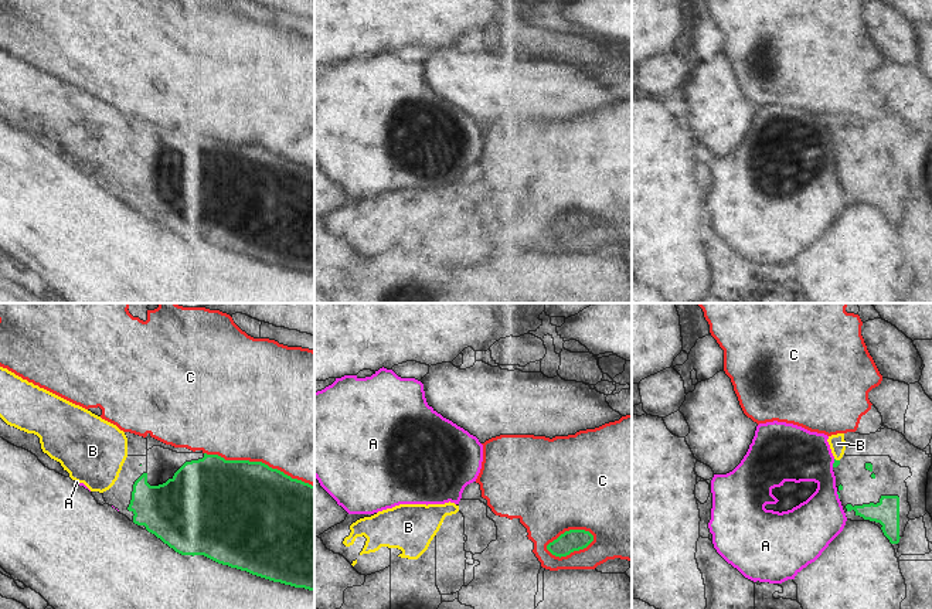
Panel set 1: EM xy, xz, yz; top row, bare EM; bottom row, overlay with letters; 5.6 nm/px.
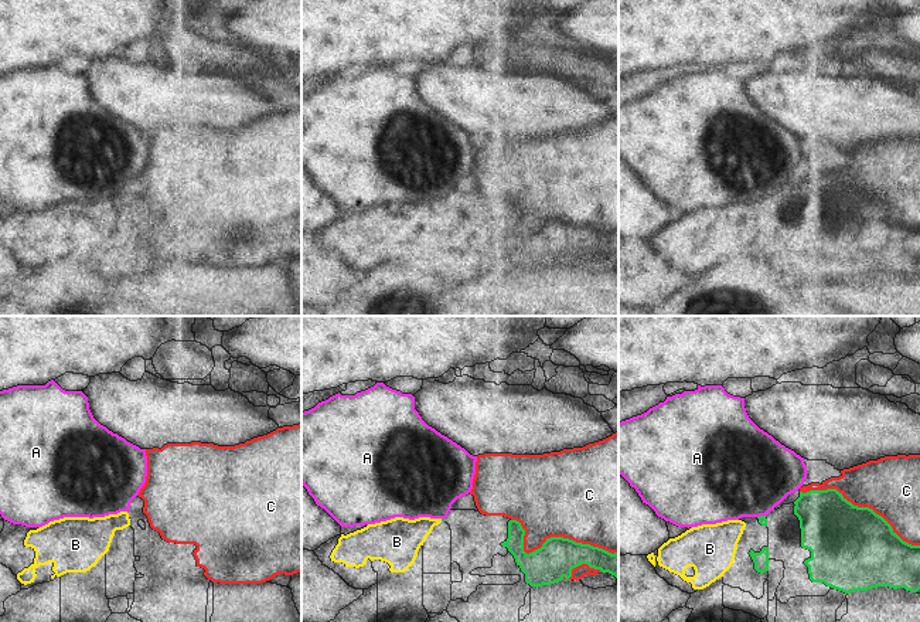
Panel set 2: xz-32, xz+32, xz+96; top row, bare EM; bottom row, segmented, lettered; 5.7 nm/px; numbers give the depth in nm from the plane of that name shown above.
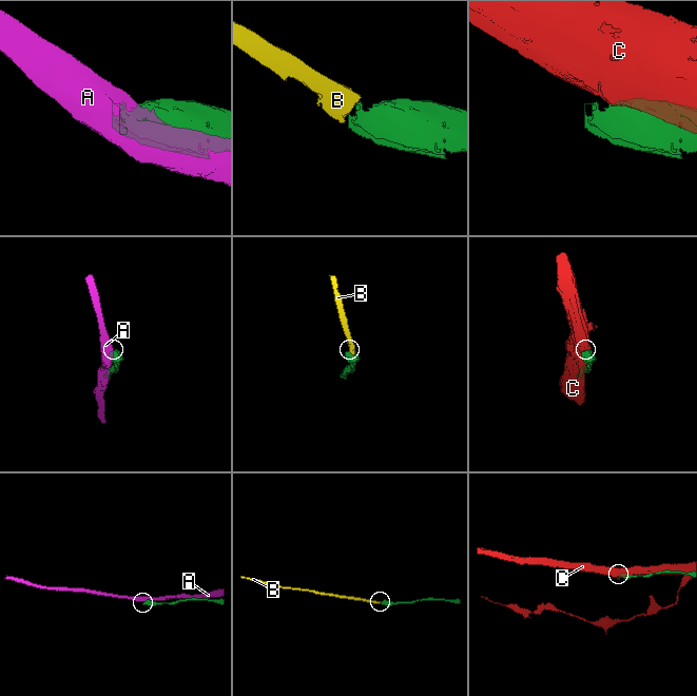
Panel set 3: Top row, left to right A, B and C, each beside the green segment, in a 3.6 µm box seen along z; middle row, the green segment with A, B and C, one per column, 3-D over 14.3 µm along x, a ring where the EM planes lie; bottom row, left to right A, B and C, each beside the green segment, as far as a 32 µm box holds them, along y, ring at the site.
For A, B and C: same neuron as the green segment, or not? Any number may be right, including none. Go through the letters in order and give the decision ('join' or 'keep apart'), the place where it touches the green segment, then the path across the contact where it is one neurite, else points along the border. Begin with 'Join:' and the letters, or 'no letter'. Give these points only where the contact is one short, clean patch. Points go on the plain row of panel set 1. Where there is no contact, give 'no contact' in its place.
Join: B
A: keep apart | yz (833, 146)
B: join | yz (837, 143)
C: keep apart | xy (259, 145)

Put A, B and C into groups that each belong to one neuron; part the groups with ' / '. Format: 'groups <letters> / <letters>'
groups A / B / C

